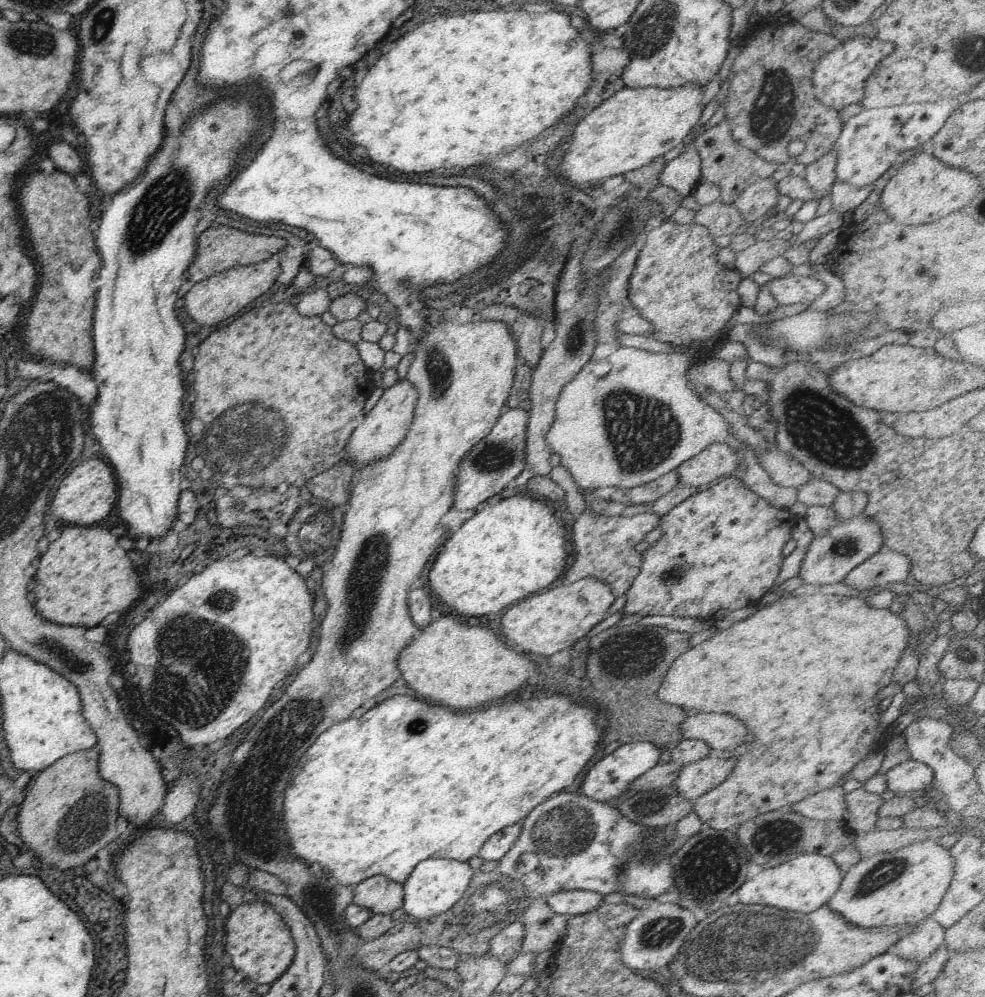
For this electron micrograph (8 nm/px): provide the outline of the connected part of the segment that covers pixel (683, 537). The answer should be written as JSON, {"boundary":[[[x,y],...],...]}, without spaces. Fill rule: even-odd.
{"boundary":[[[735,476],[703,488],[660,518],[658,528],[662,530],[662,536],[642,553],[640,574],[627,590],[624,614],[707,620],[724,618],[739,608],[758,605],[780,574],[781,564],[786,558],[782,550],[792,538],[793,524],[788,508],[775,508]]]}

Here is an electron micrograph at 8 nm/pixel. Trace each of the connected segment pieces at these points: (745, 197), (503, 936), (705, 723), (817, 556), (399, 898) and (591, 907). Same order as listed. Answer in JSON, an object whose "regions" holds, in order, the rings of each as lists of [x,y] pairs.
{"regions":[[[[767,177],[742,191],[733,205],[747,224],[761,222],[770,208],[777,205],[779,196],[777,182]]],[[[513,922],[502,928],[489,940],[490,955],[499,958],[505,965],[522,955],[522,940],[526,938],[526,928],[521,922]]],[[[690,713],[680,724],[682,739],[704,740],[712,750],[732,751],[742,745],[748,736],[746,728],[726,714]]],[[[865,515],[850,520],[839,520],[824,536],[815,536],[800,567],[799,576],[805,584],[823,586],[842,582],[859,564],[874,556],[881,548],[883,538],[879,526]]],[[[372,876],[356,885],[352,902],[375,914],[393,914],[404,904],[404,883],[386,876]]],[[[572,889],[552,894],[546,900],[550,910],[562,915],[576,916],[594,912],[604,903],[603,897],[604,894],[598,892]]]]}

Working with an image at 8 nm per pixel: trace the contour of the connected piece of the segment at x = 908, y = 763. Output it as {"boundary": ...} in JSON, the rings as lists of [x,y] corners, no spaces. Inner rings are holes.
{"boundary":[[[906,760],[886,773],[887,790],[896,795],[917,795],[933,782],[933,770],[917,760]]]}

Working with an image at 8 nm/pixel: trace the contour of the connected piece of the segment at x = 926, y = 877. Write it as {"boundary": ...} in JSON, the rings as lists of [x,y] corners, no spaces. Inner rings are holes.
{"boundary":[[[921,841],[908,845],[896,851],[878,853],[875,856],[862,859],[853,865],[842,879],[840,888],[836,894],[828,900],[828,906],[832,910],[840,912],[846,922],[860,928],[882,929],[894,926],[918,925],[922,920],[932,917],[938,910],[944,894],[948,892],[948,886],[954,876],[954,858],[950,854],[950,848],[944,848],[935,841]]]}

